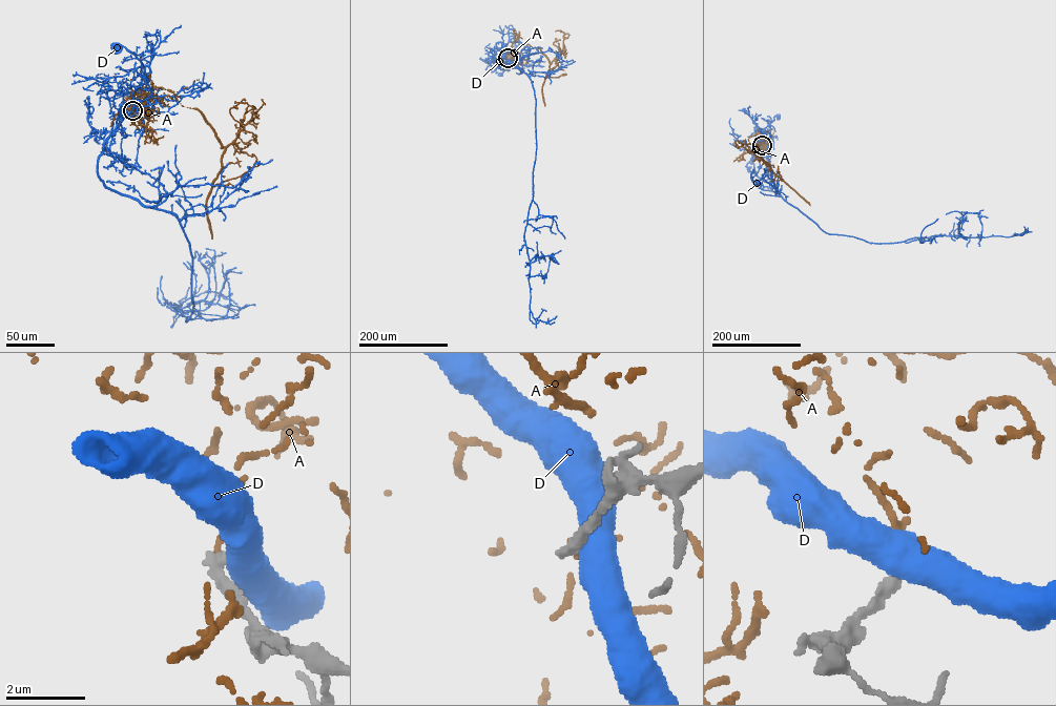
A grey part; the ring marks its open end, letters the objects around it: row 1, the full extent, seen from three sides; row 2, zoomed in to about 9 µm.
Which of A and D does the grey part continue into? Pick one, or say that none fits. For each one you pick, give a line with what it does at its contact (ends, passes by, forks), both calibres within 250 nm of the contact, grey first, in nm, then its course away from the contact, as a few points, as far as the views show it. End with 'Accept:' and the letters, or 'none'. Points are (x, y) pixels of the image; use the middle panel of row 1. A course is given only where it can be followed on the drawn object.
Accept: none

